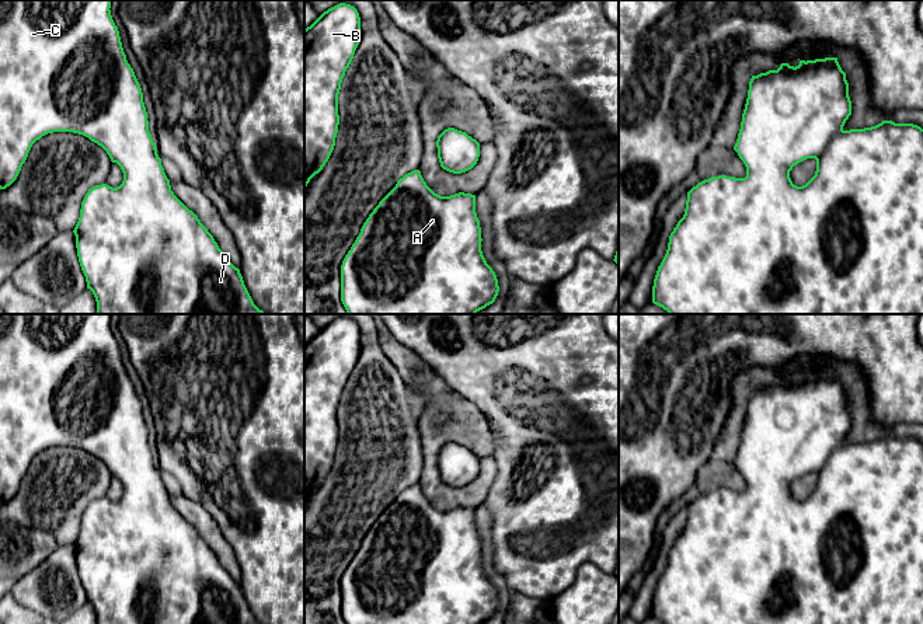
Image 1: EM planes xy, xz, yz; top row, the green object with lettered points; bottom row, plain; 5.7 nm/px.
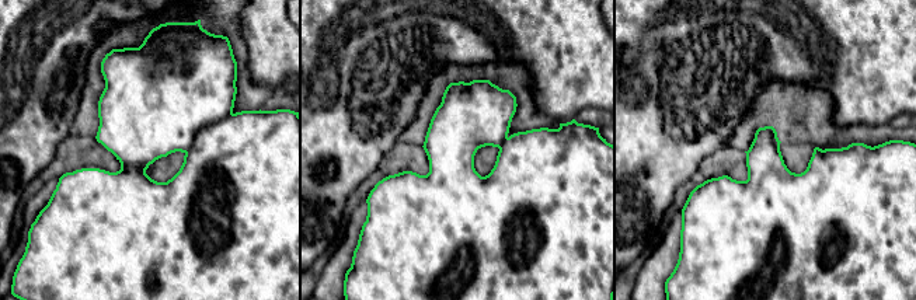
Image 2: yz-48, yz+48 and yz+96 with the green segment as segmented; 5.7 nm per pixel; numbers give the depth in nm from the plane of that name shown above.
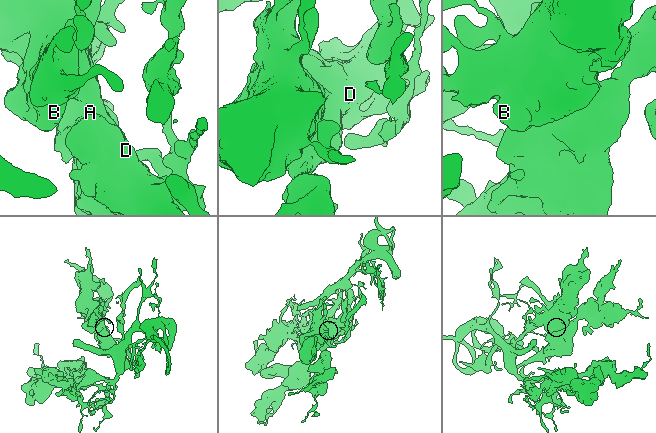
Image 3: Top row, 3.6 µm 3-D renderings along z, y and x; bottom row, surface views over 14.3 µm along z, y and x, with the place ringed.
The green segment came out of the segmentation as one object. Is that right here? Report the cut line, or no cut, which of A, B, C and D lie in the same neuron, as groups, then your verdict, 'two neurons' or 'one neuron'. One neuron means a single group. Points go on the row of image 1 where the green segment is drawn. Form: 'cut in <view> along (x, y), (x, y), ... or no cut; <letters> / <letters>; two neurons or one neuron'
no cut; A B C D; one neuron

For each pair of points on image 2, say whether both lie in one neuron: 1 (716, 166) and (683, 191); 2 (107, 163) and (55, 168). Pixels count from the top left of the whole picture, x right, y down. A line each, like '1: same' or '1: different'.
1: same
2: same

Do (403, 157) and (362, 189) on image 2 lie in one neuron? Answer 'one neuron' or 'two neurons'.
one neuron

